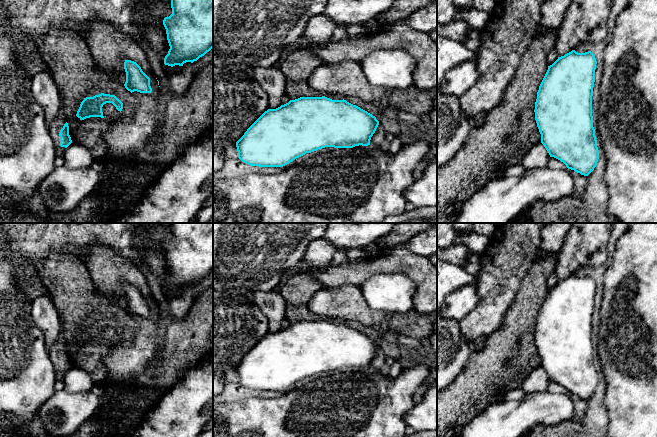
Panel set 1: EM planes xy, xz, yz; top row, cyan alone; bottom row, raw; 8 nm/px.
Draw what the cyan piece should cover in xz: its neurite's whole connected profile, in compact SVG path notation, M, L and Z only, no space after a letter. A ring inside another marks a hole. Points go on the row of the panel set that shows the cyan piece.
M300 97L265 111L236 142L238 158L251 166L283 167L306 153L325 147L368 146L379 121L346 100Z

